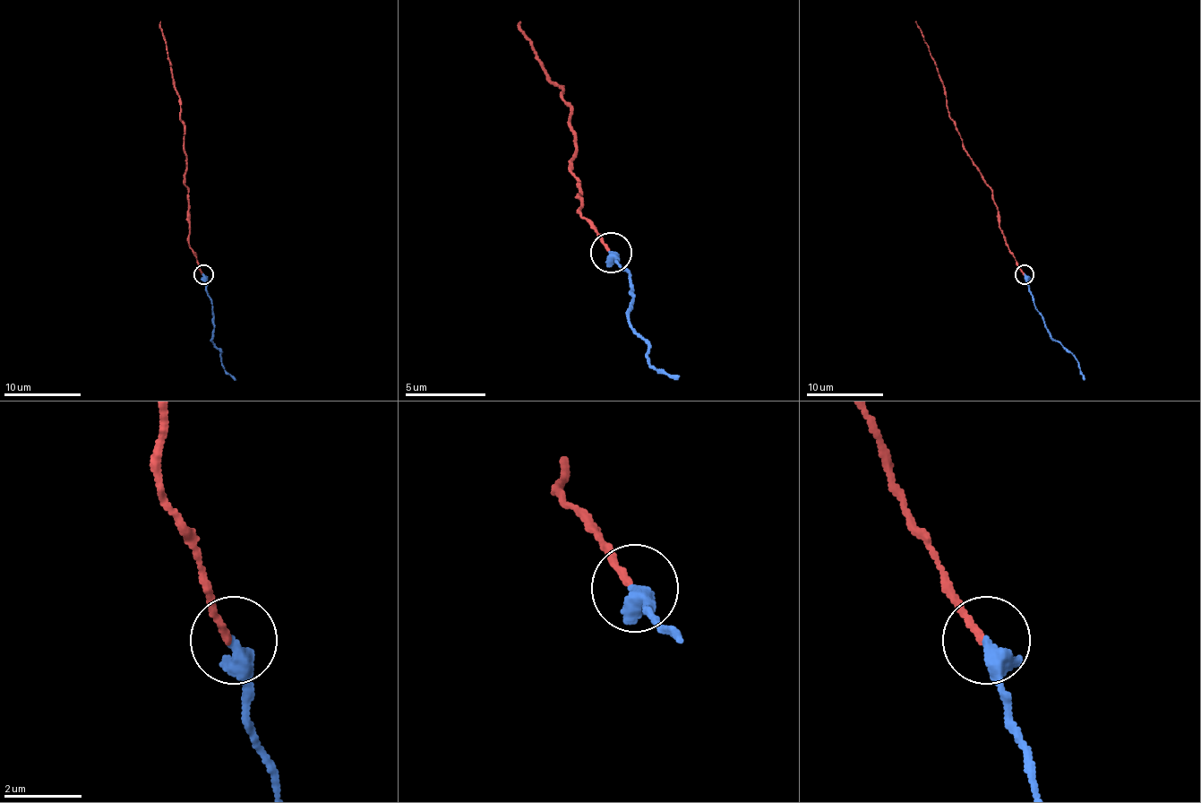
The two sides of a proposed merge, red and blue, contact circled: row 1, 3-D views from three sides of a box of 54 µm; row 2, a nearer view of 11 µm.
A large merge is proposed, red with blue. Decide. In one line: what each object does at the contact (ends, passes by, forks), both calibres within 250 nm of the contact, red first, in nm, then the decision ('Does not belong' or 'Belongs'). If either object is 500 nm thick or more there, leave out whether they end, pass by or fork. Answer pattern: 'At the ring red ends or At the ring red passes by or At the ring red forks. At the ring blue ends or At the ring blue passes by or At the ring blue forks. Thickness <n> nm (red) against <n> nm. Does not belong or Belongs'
At the ring red ends. At the ring blue ends. Thickness 180 nm (red) against 480 nm. Belongs

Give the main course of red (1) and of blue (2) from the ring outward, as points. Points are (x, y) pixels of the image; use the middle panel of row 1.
1: (608, 251), (579, 214), (579, 186), (571, 170), (571, 105), (563, 89), (547, 77), (519, 20)
2: (612, 251), (628, 271), (632, 304), (628, 328), (648, 348), (648, 365), (681, 376)

